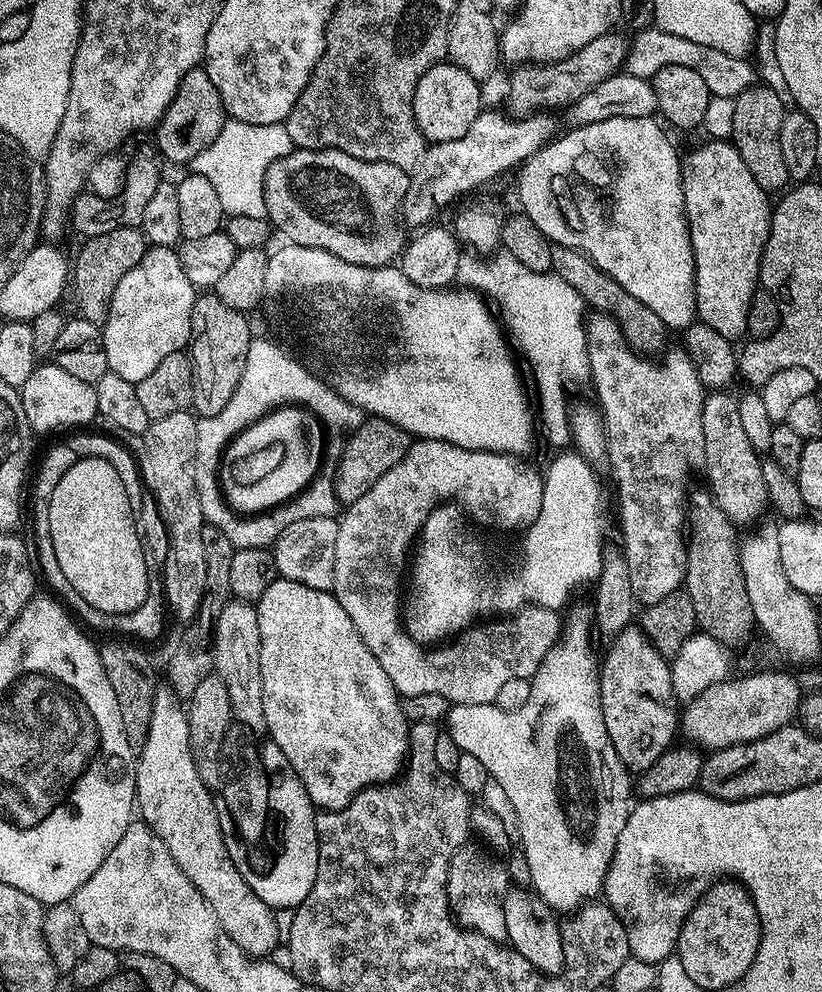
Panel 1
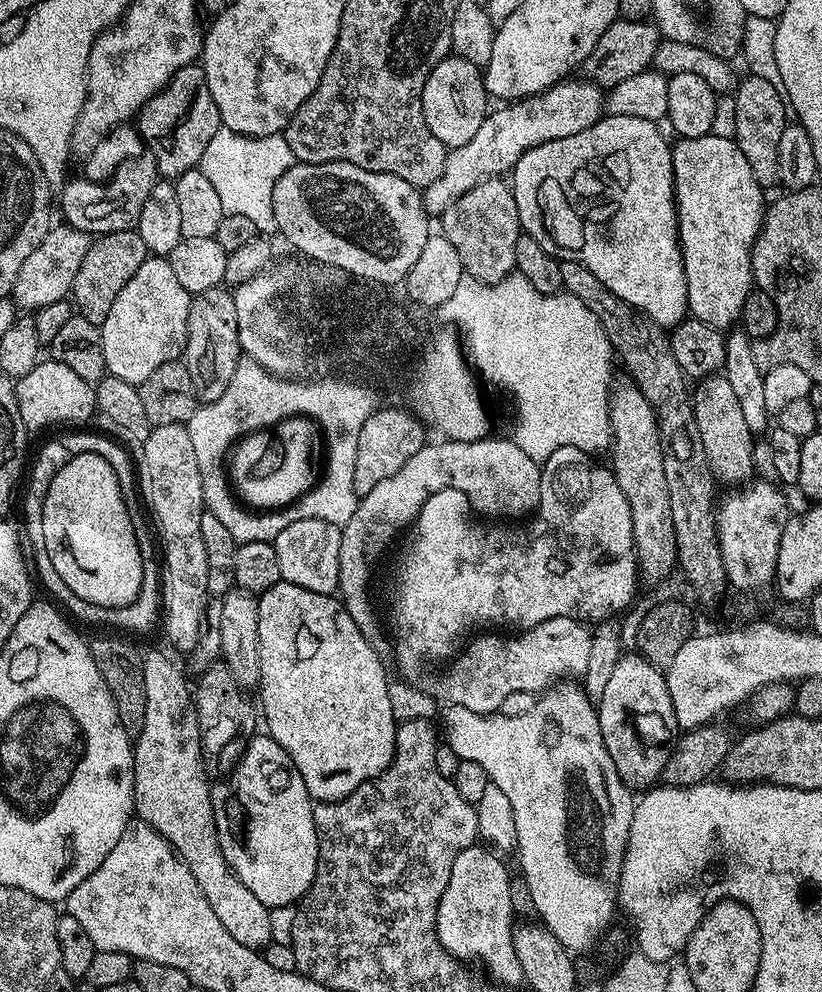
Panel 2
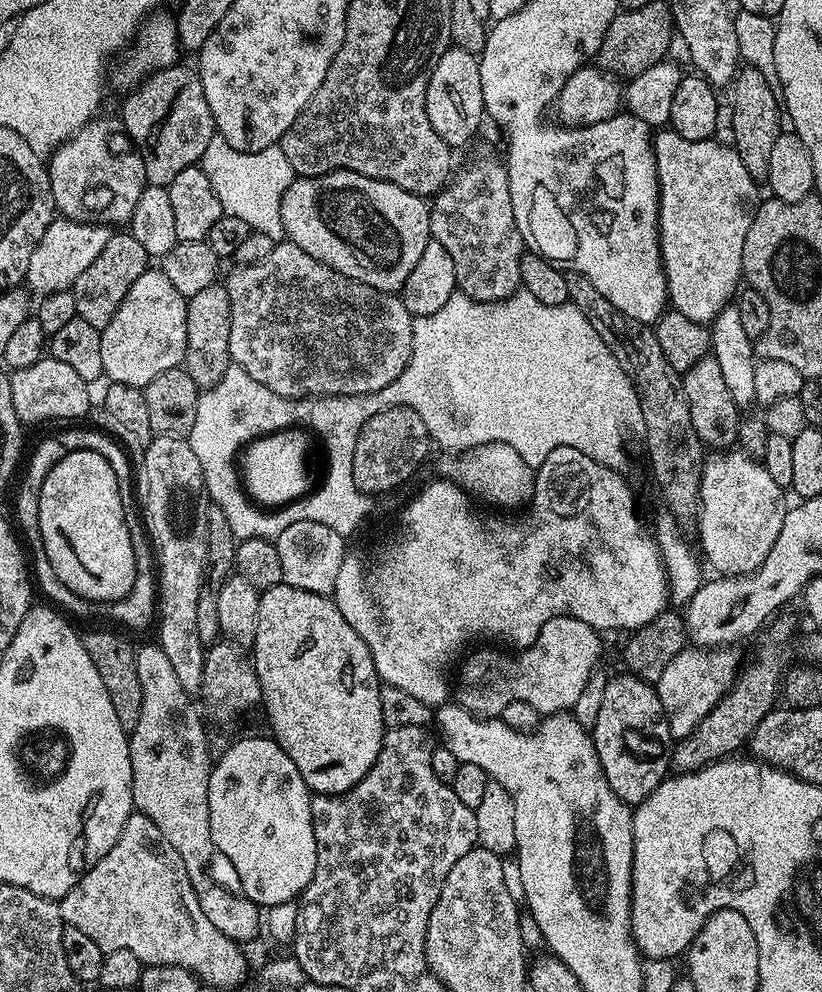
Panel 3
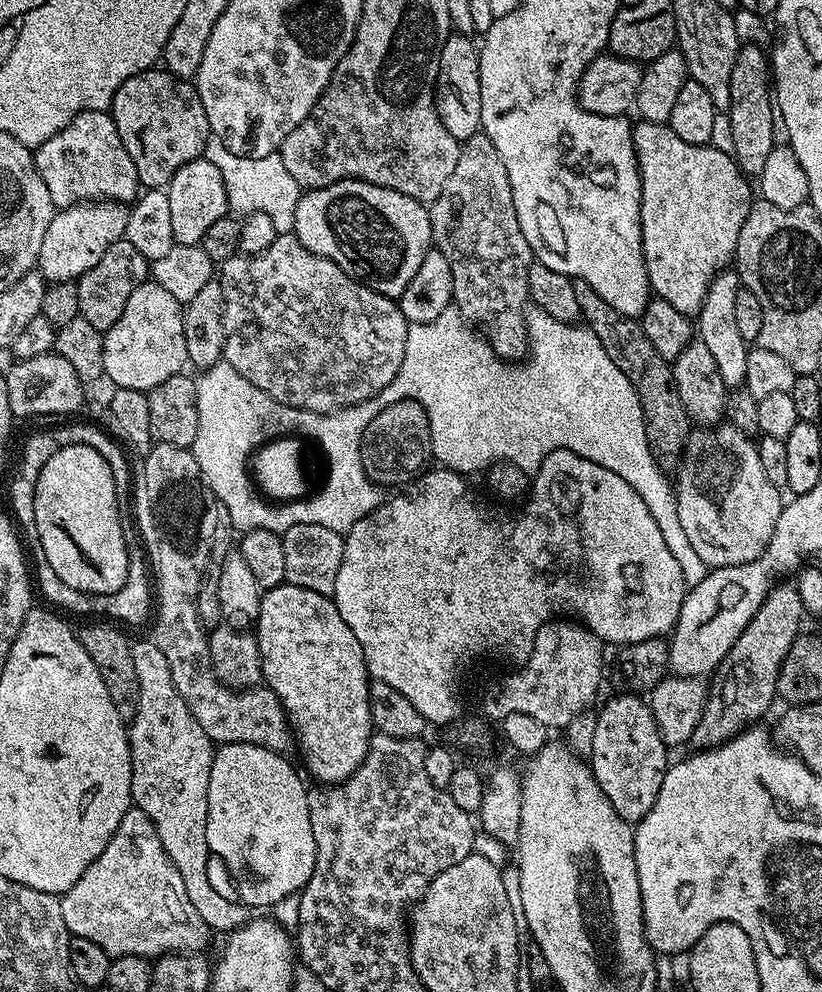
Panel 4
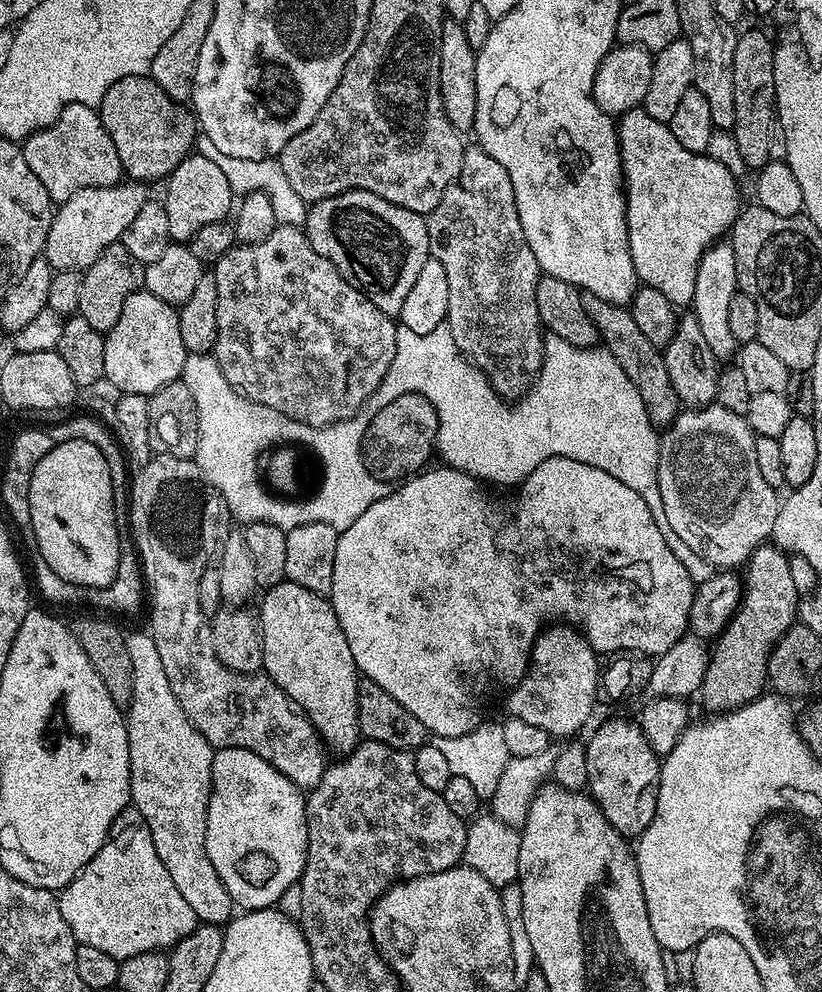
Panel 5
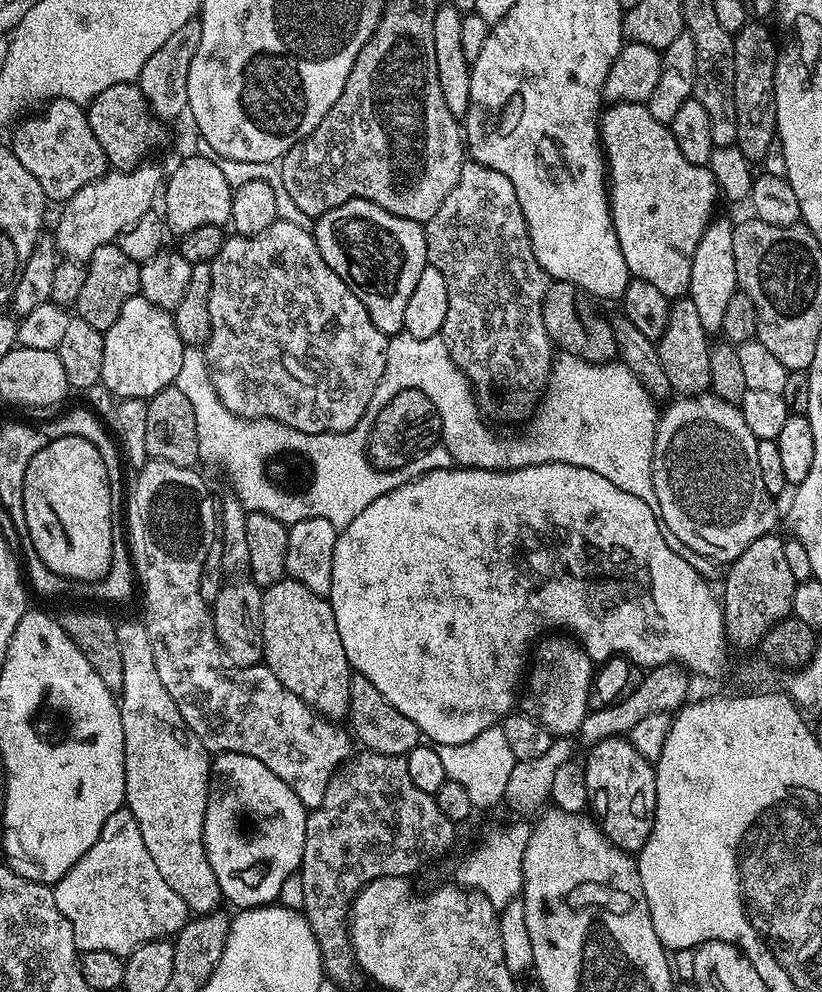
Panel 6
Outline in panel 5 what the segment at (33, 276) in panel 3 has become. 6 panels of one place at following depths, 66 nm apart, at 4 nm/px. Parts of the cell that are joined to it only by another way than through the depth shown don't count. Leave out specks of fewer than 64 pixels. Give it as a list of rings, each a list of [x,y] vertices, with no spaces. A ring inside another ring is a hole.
[[[121,182],[114,186],[98,186],[78,190],[69,200],[55,209],[52,225],[44,243],[43,255],[52,263],[53,269],[75,268],[83,270],[102,254],[111,244],[123,237],[126,226],[134,222],[138,210],[150,198],[145,185],[140,182]]]

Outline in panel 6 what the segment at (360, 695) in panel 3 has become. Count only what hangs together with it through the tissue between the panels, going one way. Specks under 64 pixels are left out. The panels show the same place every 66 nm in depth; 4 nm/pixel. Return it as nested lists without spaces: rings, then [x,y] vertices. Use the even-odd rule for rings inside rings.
[[[287,578],[279,580],[274,586],[263,589],[262,614],[260,615],[260,633],[264,639],[263,663],[290,690],[298,694],[312,707],[312,711],[328,717],[333,722],[340,722],[349,715],[351,678],[354,675],[342,650],[342,638],[338,638],[338,626],[334,622],[334,610],[325,597],[306,590],[297,580]]]

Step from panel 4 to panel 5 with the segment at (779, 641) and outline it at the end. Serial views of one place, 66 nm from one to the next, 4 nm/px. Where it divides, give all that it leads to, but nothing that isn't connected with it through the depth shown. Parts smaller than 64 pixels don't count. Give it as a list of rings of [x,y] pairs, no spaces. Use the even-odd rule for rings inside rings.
[[[765,542],[754,550],[754,554],[749,558],[742,576],[746,581],[740,603],[735,614],[732,615],[724,631],[720,633],[710,652],[708,669],[704,675],[704,683],[701,684],[698,693],[698,700],[704,703],[705,713],[723,714],[733,712],[735,708],[746,706],[754,702],[759,696],[765,695],[768,684],[768,659],[772,653],[772,647],[777,640],[786,634],[786,630],[797,623],[800,610],[800,598],[802,593],[794,586],[794,581],[790,574],[789,553],[772,542]]]

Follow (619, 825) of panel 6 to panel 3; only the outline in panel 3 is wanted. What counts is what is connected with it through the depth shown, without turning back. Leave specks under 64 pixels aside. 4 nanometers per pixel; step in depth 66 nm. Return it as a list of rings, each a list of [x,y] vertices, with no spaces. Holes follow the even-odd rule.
[[[623,675],[613,680],[611,677],[605,683],[604,705],[598,709],[598,722],[591,728],[590,735],[610,790],[614,790],[624,804],[635,806],[669,775],[674,738],[655,687],[634,675]]]

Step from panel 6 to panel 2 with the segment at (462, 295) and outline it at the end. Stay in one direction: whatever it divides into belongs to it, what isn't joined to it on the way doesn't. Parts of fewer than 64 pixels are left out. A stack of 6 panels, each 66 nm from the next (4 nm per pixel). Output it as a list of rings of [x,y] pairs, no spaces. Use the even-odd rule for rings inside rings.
[[[500,178],[483,180],[451,202],[453,204],[440,220],[439,231],[454,246],[454,250],[458,250],[465,273],[480,284],[496,284],[513,275],[516,267],[514,250],[522,229],[511,187]]]

